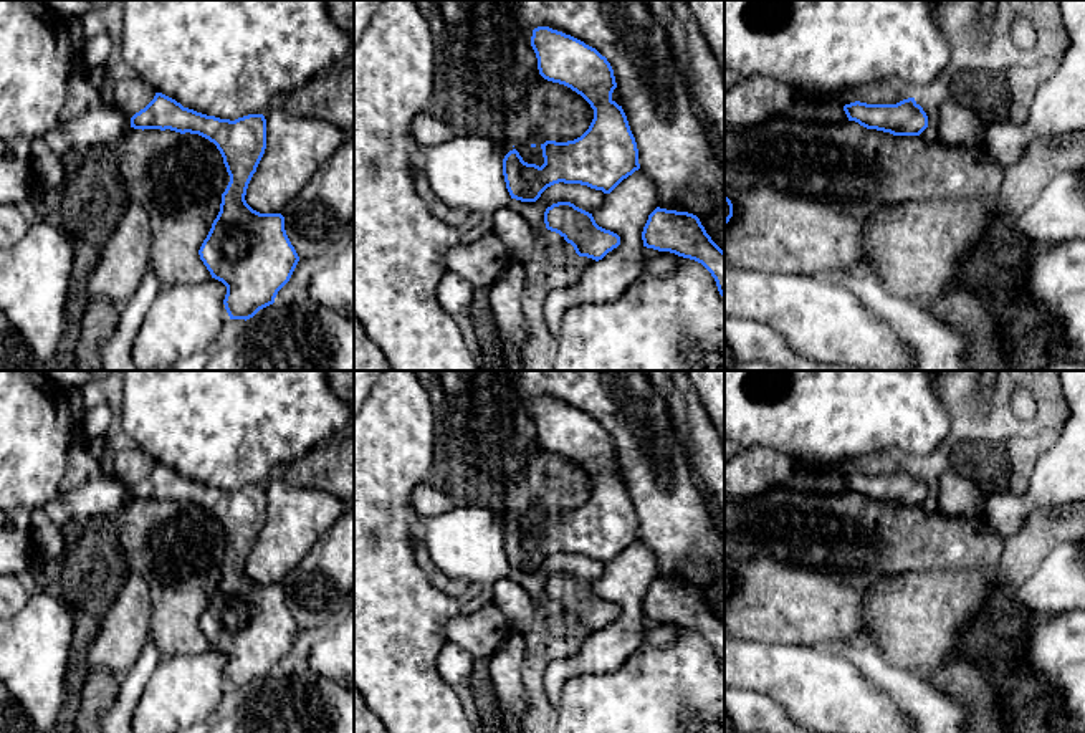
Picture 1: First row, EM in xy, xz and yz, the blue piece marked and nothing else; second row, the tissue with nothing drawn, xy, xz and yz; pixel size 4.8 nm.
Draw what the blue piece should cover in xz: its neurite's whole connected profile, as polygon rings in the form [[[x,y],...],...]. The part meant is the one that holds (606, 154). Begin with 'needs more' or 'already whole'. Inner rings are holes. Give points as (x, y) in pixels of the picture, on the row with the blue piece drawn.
already whole | [[[549,26],[533,30],[531,46],[538,58],[539,74],[581,94],[594,109],[594,119],[589,129],[574,141],[541,144],[544,157],[541,167],[524,162],[516,149],[509,151],[503,159],[503,175],[511,199],[536,202],[547,187],[559,182],[581,184],[610,194],[624,179],[640,169],[638,149],[627,116],[622,106],[612,99],[617,83],[610,63],[595,48]]]

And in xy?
already whole | [[[155,93],[154,99],[131,117],[131,127],[198,134],[217,146],[230,182],[222,194],[220,212],[198,250],[200,260],[212,278],[227,286],[223,304],[230,319],[246,321],[273,304],[278,291],[289,281],[299,256],[286,235],[284,217],[281,213],[260,213],[245,200],[248,184],[266,149],[265,116],[248,114],[235,121],[220,119],[184,108],[175,99]]]

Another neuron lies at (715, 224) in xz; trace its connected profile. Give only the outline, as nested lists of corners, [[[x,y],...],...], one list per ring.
[[[711,213],[705,220],[705,230],[718,247],[724,247],[724,217]]]

